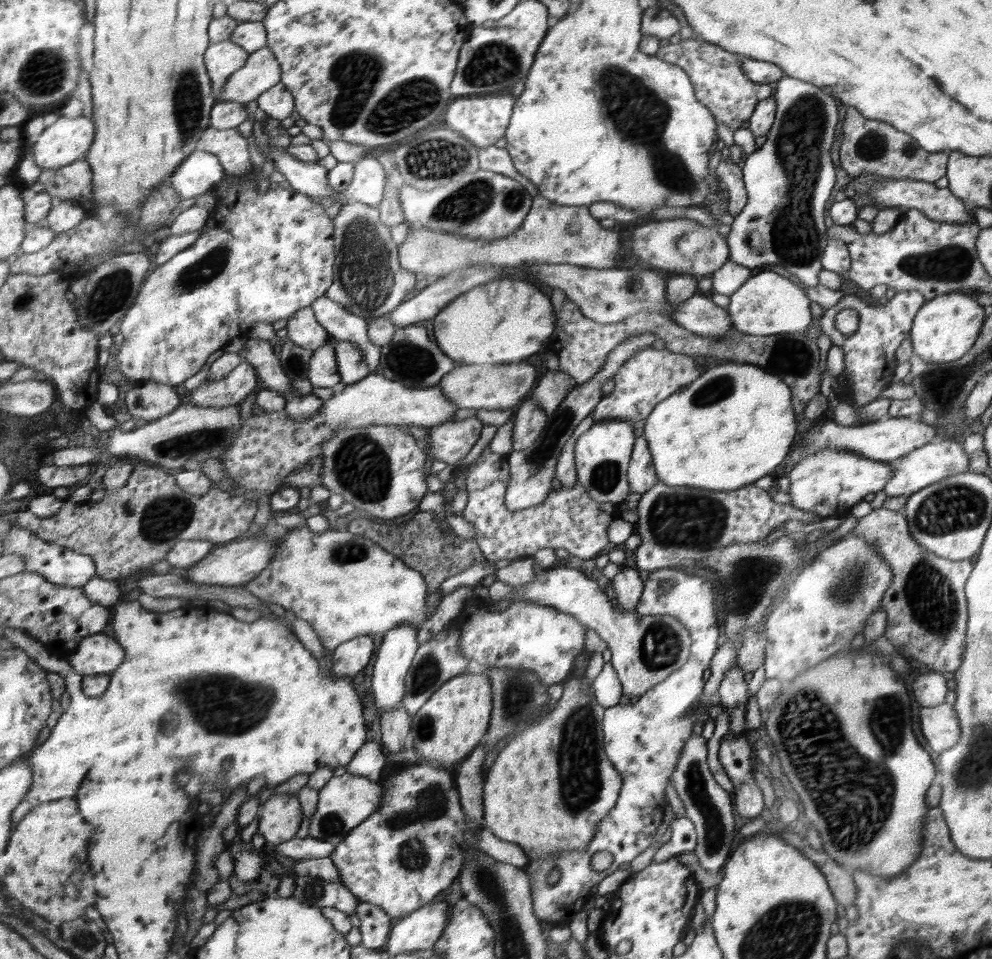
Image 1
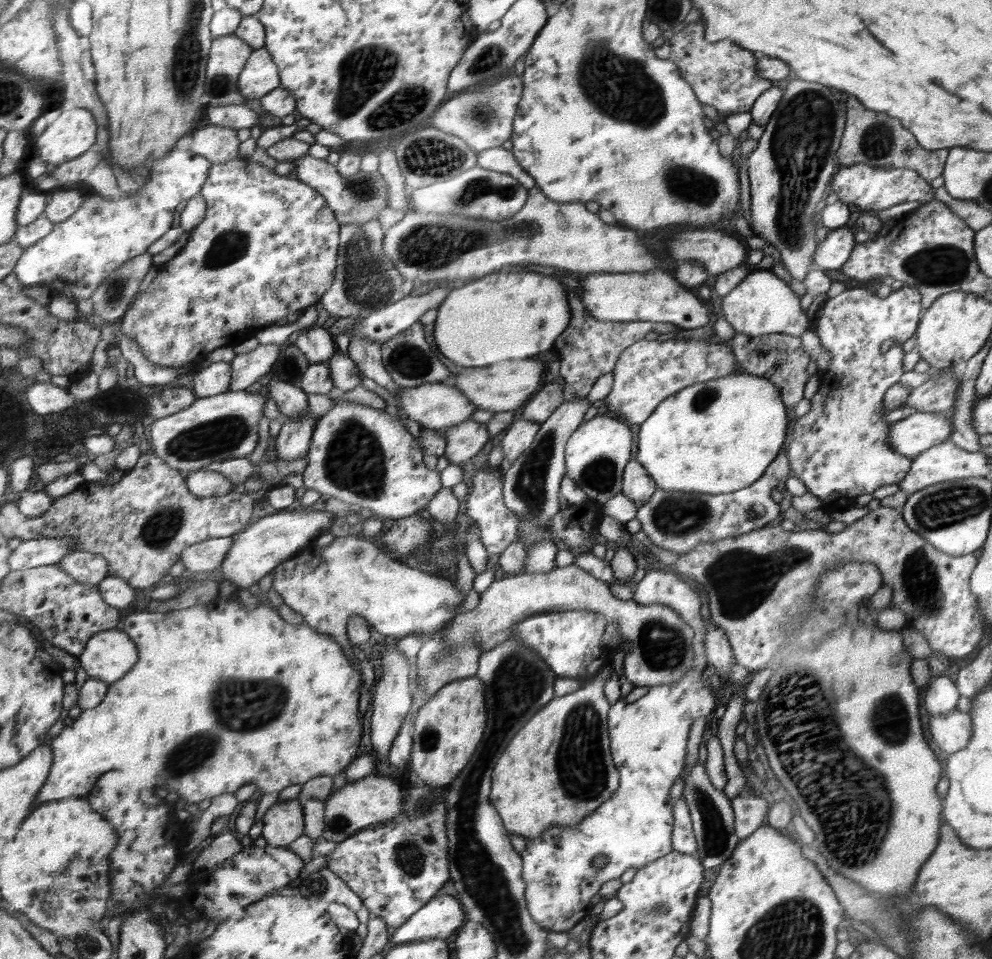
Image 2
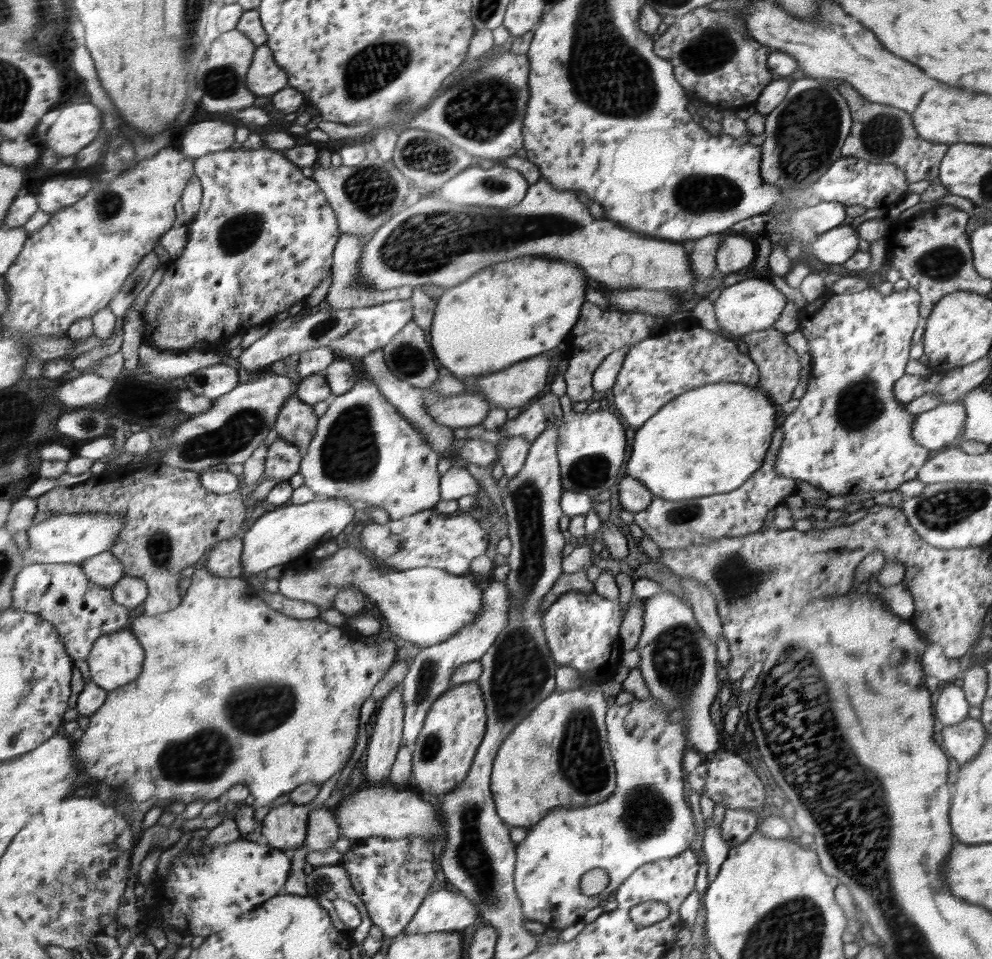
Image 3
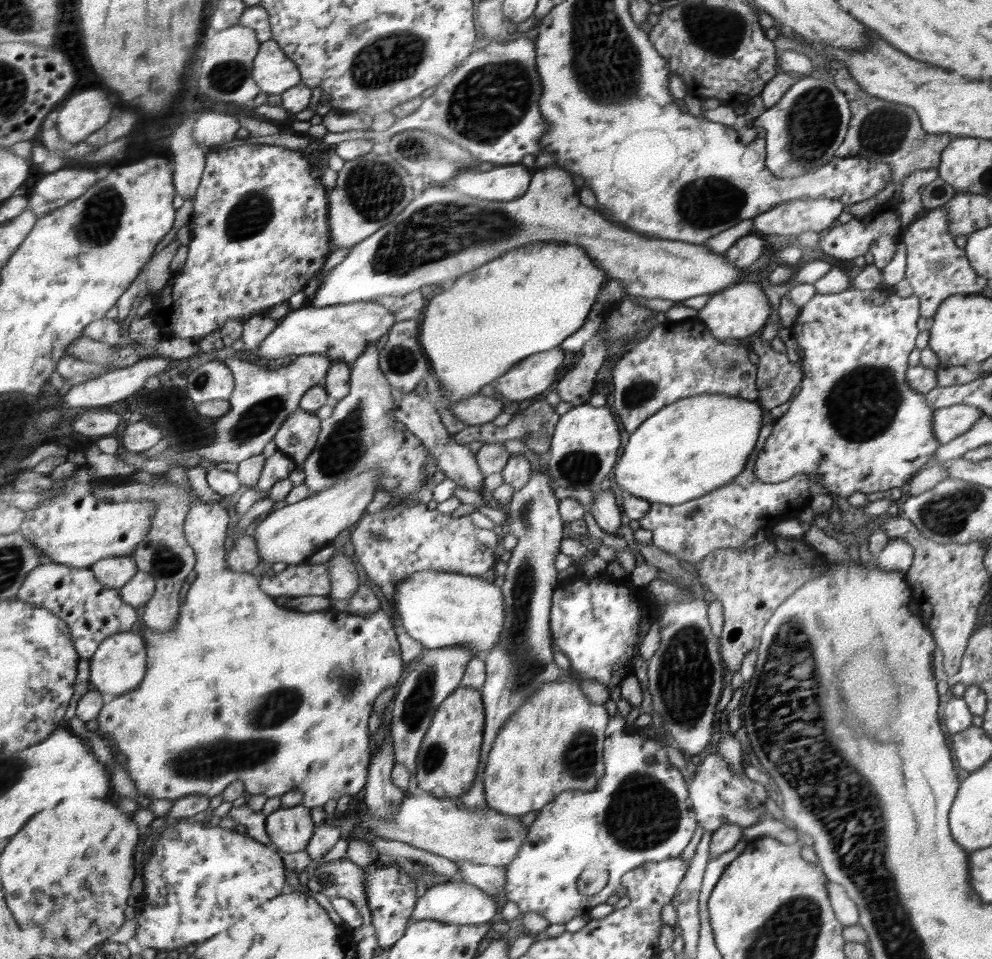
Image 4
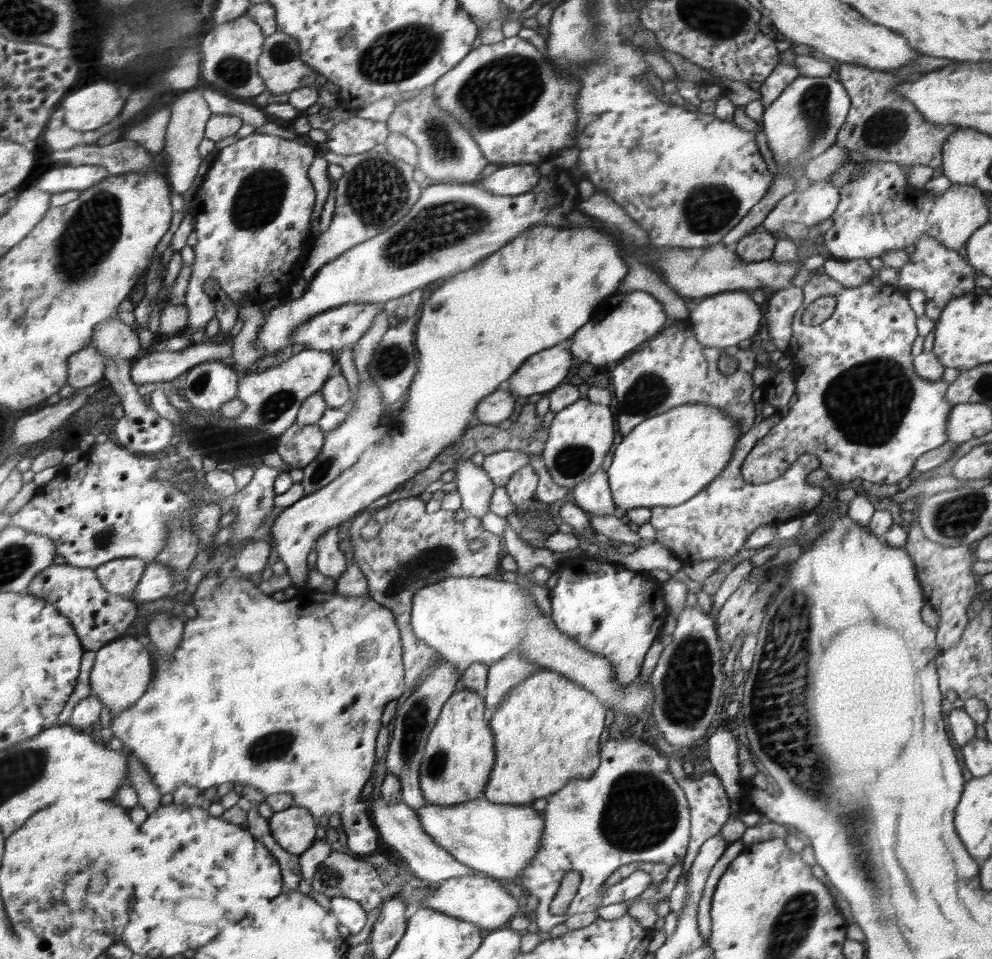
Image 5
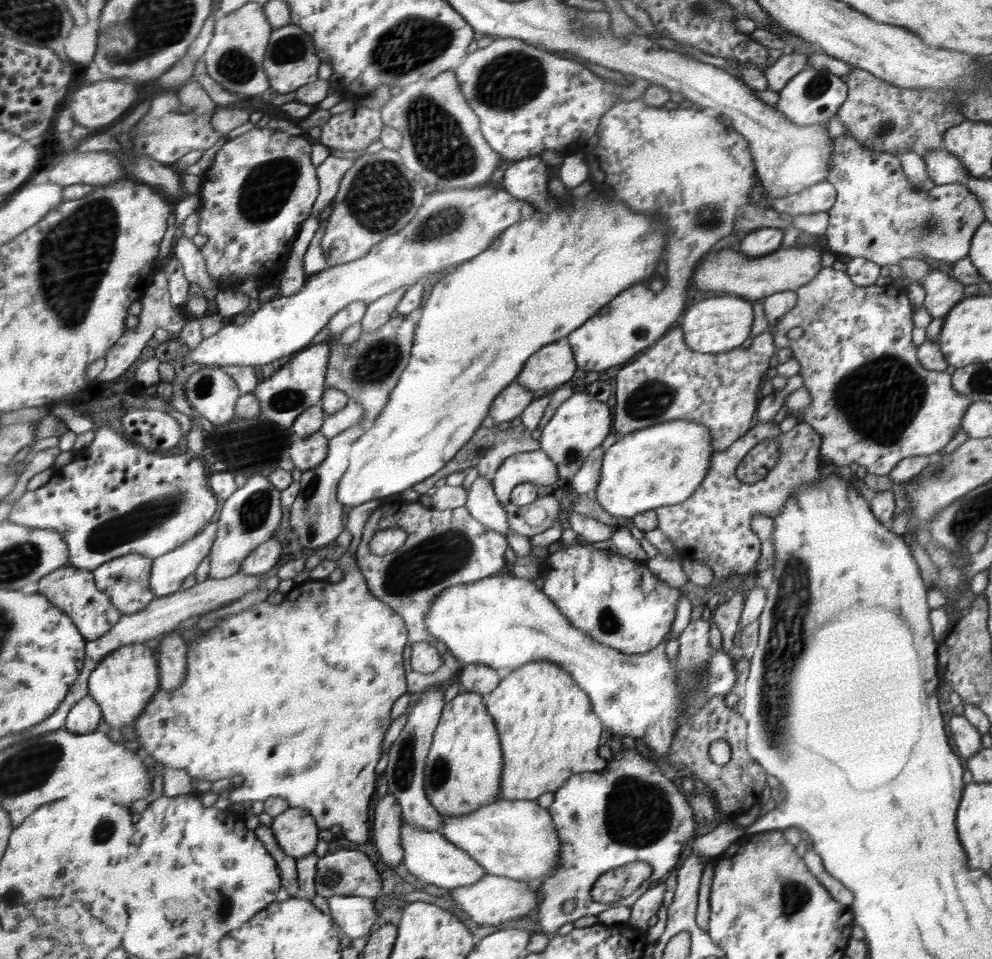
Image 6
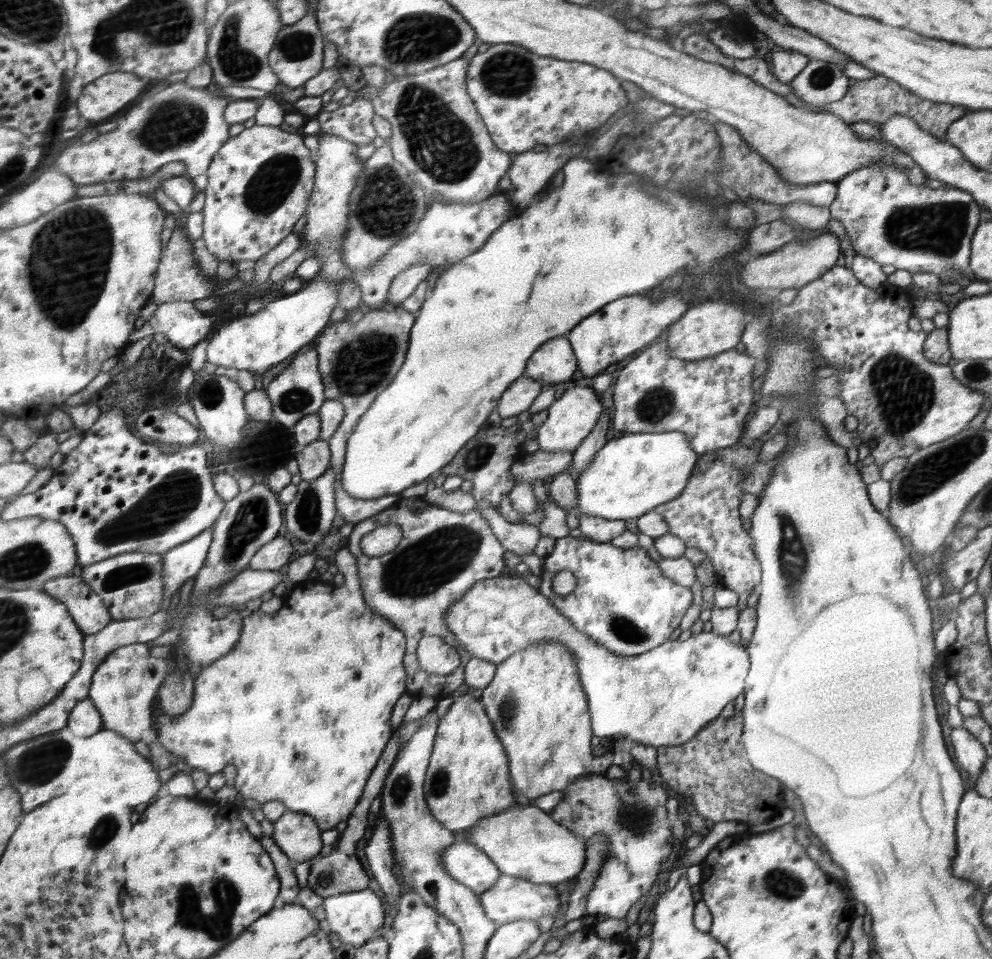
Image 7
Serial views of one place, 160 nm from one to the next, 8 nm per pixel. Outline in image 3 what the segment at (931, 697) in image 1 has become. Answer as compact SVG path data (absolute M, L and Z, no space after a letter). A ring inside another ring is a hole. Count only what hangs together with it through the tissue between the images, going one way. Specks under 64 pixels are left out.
M953 683L941 686L936 699L936 718L944 725L958 724L963 718L968 717L970 704L960 686Z

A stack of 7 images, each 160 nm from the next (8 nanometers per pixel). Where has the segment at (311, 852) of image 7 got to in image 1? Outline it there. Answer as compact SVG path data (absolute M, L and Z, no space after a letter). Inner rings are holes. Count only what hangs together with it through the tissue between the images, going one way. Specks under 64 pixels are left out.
M275 794L264 802L257 832L275 846L296 837L304 811L297 795Z

